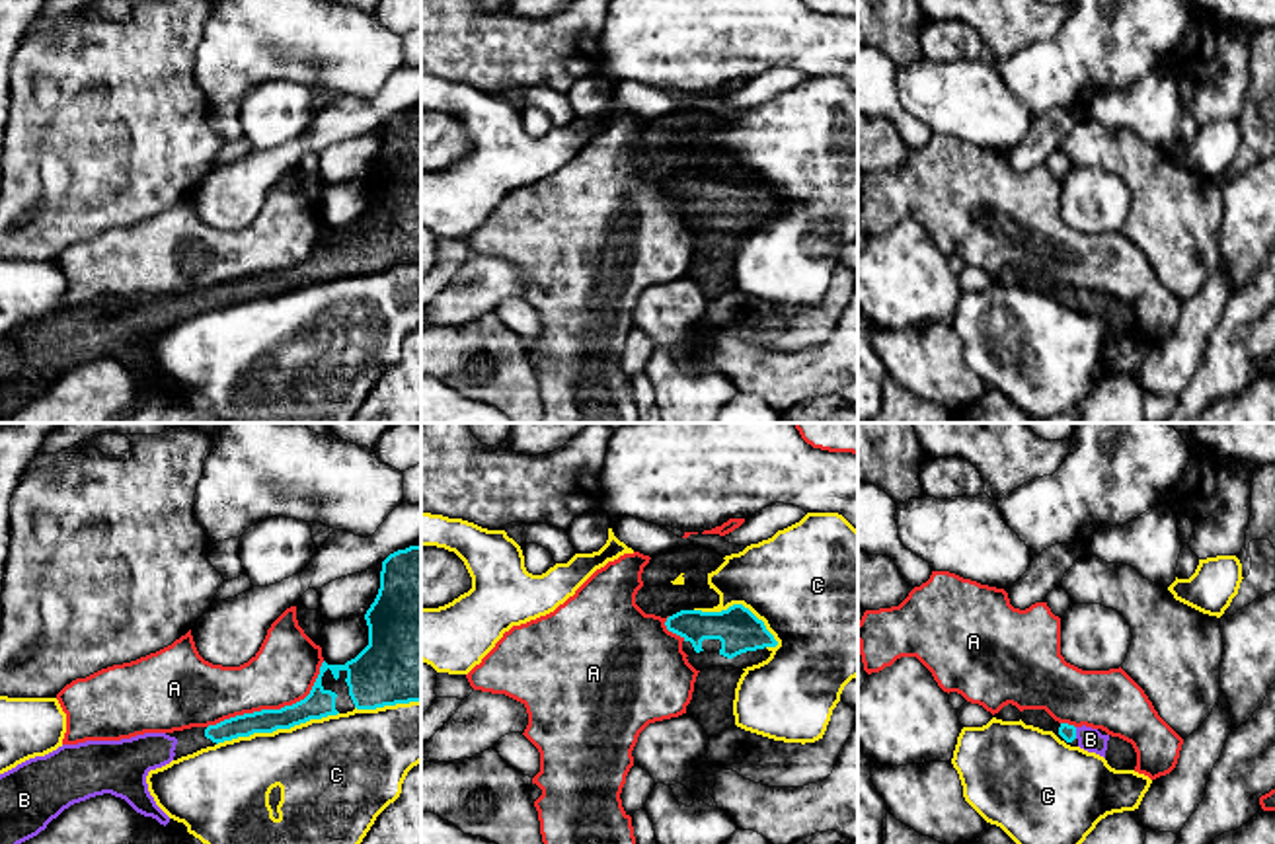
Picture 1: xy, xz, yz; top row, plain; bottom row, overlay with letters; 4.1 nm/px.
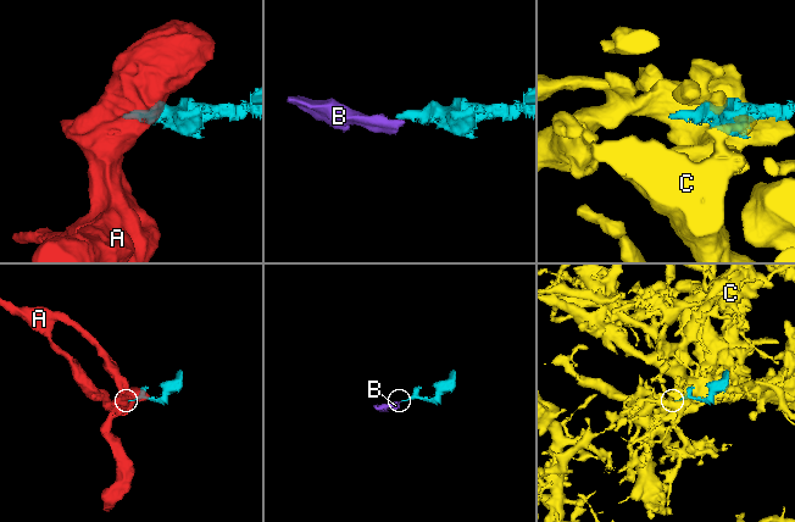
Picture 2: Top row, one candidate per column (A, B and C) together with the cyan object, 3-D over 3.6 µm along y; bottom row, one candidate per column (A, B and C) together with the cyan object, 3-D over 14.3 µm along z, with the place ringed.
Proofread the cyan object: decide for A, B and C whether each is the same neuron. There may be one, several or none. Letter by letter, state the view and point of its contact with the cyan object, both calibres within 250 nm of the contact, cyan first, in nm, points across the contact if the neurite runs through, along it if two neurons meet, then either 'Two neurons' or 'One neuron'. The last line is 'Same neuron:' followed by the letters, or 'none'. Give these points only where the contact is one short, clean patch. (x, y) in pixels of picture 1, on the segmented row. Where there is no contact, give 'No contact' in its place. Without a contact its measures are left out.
A: Touches cyan at xy (273, 710). Thickness 120 nm (cyan) against 280 nm. Two neurons
B: Touches cyan at yz (1075, 733). Thickness 70 nm (cyan) against 100 nm. Path across: yz (1067, 731), (1075, 733), (1090, 739). One neuron
C: Touches cyan at xy (277, 728). Thickness 120 nm (cyan) against 400 nm. Two neurons
Same neuron: B

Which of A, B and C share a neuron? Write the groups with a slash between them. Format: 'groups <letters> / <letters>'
groups A / B / C

